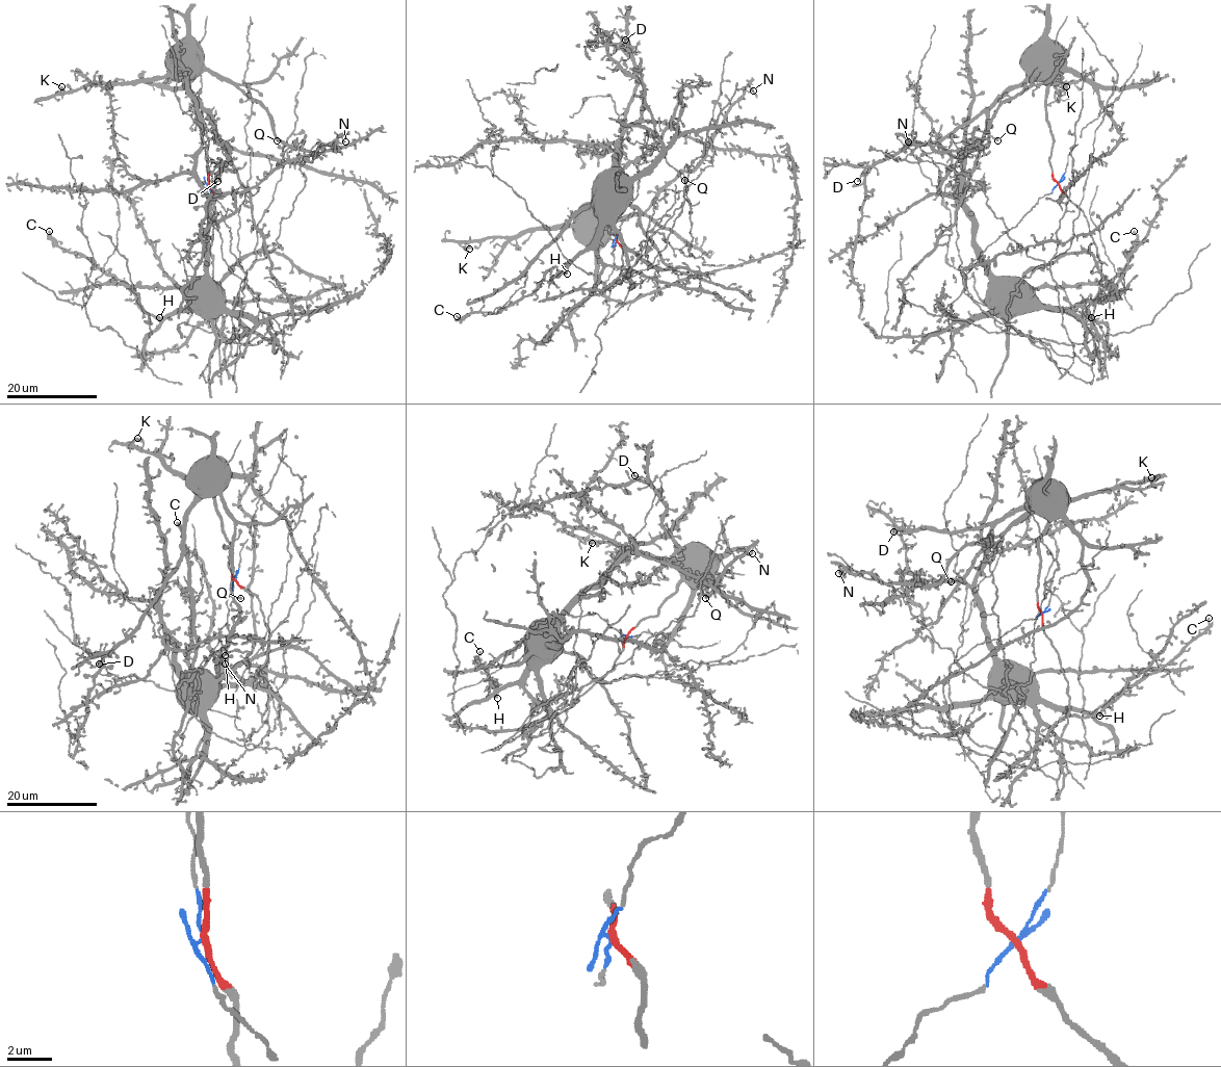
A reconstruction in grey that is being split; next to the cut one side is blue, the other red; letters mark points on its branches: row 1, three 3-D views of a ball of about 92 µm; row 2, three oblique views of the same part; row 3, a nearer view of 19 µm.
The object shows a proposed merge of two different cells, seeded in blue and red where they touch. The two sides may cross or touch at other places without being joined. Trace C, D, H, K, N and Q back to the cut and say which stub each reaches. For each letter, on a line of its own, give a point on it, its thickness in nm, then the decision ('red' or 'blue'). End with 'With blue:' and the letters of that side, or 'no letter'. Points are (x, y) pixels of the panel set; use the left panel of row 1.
C: at (49, 231); 260 nm thick; blue
D: at (217, 181); 400 nm thick; red
H: at (159, 317); 400 nm thick; blue
K: at (61, 86); 400 nm thick; red
N: at (345, 141); 240 nm thick; red
Q: at (277, 140); 300 nm thick; red
With blue: C, H

